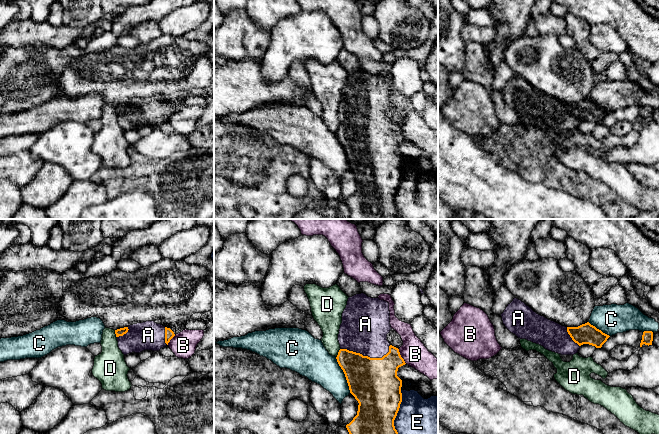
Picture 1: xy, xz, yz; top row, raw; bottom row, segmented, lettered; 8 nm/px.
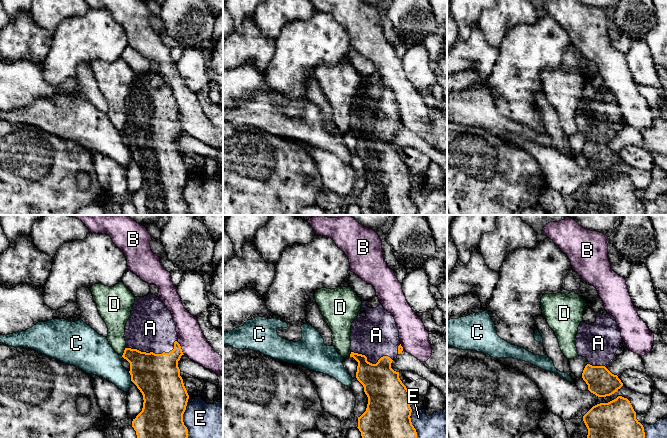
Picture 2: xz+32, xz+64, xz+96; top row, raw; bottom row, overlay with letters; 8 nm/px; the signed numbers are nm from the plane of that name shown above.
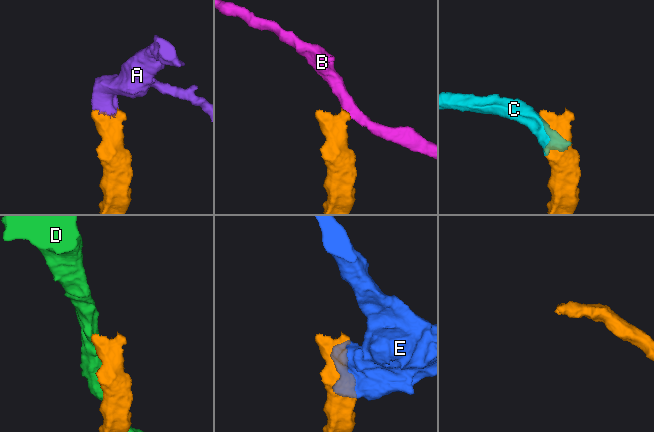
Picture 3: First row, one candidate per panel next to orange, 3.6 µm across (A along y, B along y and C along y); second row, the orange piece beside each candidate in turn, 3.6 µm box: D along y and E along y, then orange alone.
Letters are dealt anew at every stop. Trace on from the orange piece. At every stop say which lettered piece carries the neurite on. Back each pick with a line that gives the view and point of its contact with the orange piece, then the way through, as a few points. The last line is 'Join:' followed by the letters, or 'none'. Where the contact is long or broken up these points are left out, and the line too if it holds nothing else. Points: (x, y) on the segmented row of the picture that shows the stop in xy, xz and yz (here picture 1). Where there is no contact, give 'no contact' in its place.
A: contact xz (367, 356); way xz (374, 383), (374, 374), (367, 356), (365, 325)
Join: A

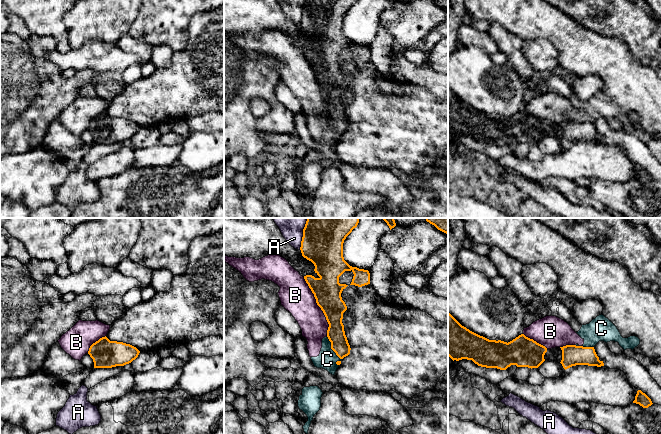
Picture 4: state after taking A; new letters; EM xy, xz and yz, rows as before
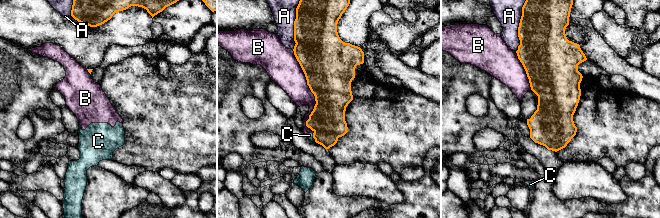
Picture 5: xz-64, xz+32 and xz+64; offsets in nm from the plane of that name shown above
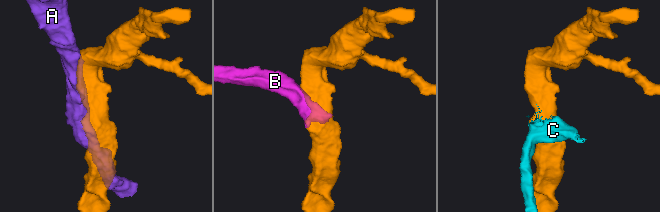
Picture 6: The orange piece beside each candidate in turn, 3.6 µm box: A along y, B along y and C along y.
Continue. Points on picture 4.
Join: none

